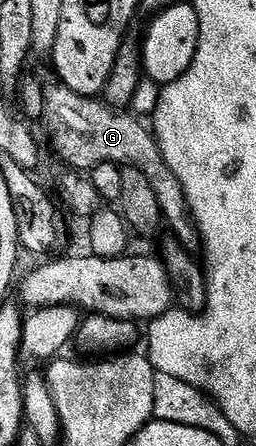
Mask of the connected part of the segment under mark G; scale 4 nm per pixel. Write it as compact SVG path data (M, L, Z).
M60 89L60 92L49 101L48 107L52 110L52 115L68 130L68 135L74 142L88 143L88 151L92 154L91 162L98 164L102 162L114 162L123 169L129 169L133 172L141 171L146 173L146 178L150 181L150 186L154 189L154 194L158 199L158 205L161 207L163 222L173 227L175 238L179 239L185 247L196 249L201 246L202 240L198 234L197 228L194 226L194 220L190 214L188 206L188 198L184 195L182 185L178 181L178 177L170 169L170 165L166 165L164 155L160 151L160 144L157 143L155 134L147 126L144 127L139 118L135 114L129 113L127 110L121 109L119 106L113 105L107 101L101 101L96 97L85 97L82 95L74 95L67 89Z

